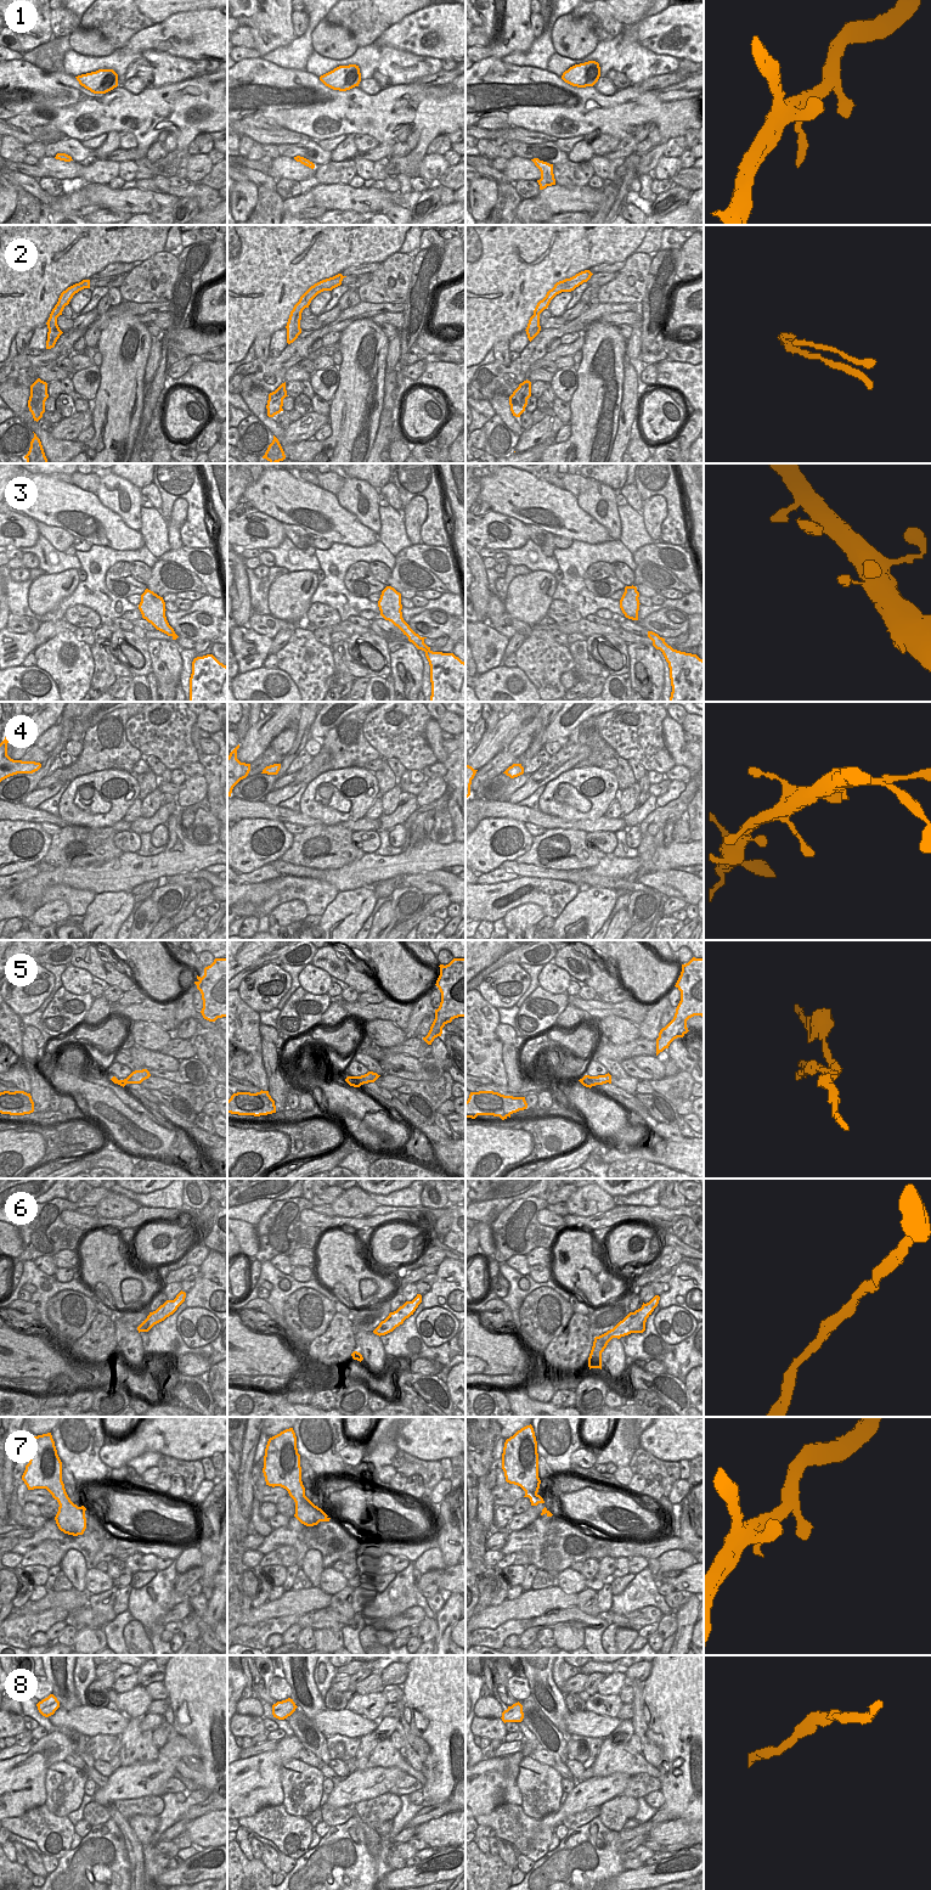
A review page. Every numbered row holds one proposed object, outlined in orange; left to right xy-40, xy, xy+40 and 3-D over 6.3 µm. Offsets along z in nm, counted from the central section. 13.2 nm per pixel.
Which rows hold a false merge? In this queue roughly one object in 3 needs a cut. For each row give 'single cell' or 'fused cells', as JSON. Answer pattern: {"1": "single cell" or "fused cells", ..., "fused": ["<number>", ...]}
{"1": "fused cells", "2": "fused cells", "3": "single cell", "4": "single cell", "5": "fused cells", "6": "single cell", "7": "single cell", "8": "single cell", "fused": ["1", "2", "5"]}

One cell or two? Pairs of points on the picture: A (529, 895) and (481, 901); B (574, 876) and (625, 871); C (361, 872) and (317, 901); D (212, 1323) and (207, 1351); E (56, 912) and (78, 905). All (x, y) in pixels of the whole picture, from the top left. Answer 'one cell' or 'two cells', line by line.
A: one cell
B: two cells
C: two cells
D: two cells
E: two cells

